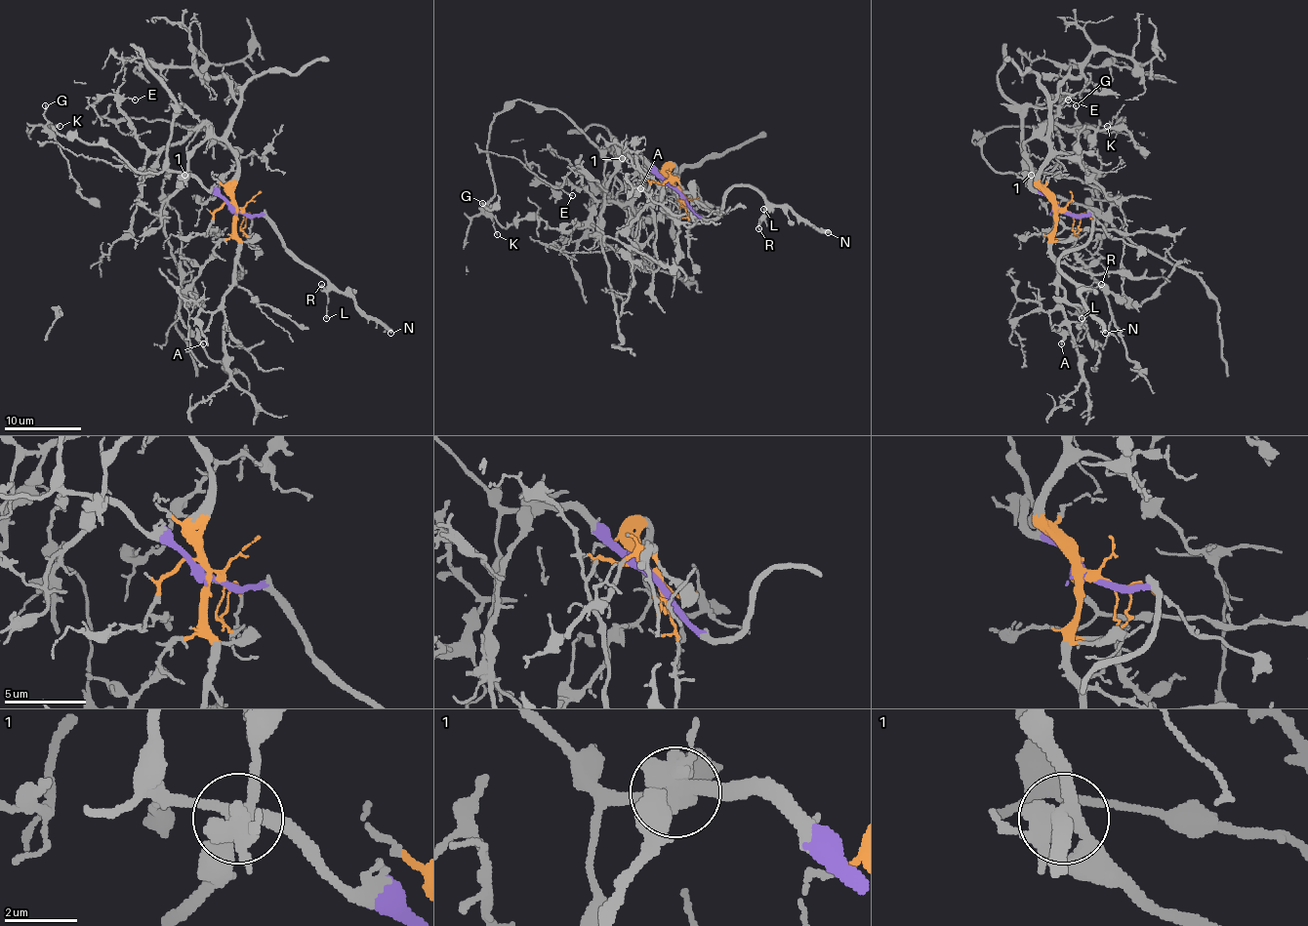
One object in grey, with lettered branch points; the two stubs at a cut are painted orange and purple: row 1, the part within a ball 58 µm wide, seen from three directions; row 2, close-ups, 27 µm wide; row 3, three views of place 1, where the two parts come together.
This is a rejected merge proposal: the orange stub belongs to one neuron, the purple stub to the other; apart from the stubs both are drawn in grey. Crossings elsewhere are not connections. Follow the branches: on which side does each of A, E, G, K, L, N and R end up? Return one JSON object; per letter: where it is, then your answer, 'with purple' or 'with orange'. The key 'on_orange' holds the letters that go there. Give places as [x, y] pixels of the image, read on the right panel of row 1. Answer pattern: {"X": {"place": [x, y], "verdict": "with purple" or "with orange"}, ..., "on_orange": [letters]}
{"A": {"place": [1061, 343], "verdict": "with orange"}, "E": {"place": [1068, 100], "verdict": "with orange"}, "G": {"place": [1076, 105], "verdict": "with purple"}, "K": {"place": [1107, 126], "verdict": "with purple"}, "L": {"place": [1082, 318], "verdict": "with purple"}, "N": {"place": [1105, 333], "verdict": "with purple"}, "R": {"place": [1101, 284], "verdict": "with purple"}, "on_orange": ["A", "E"]}

